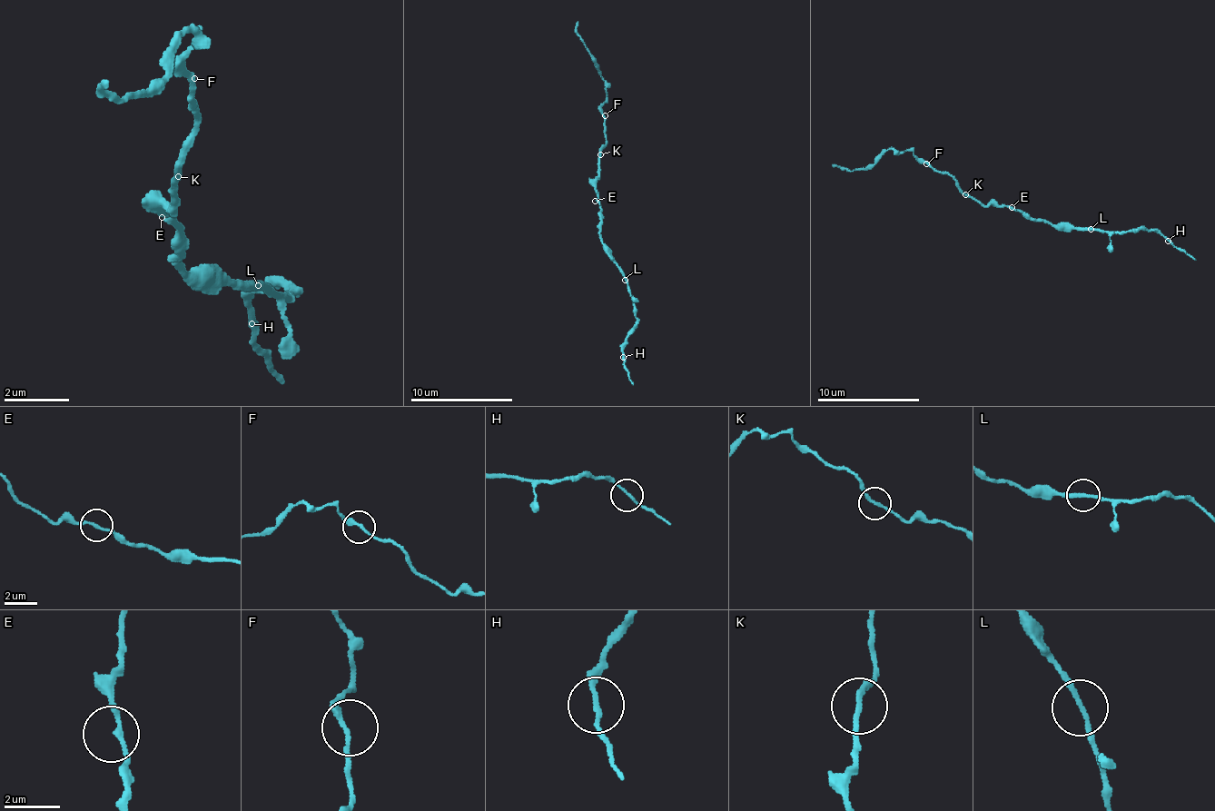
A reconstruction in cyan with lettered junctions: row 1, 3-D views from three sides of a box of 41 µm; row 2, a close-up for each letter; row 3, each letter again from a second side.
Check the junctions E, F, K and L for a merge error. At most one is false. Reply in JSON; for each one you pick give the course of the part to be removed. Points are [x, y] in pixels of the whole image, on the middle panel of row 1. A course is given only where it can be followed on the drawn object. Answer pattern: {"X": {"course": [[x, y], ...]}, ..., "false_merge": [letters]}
{"L": {"course": [[626, 280], [636, 326], [623, 351], [623, 365], [633, 385]]}, "false_merge": ["L"]}

